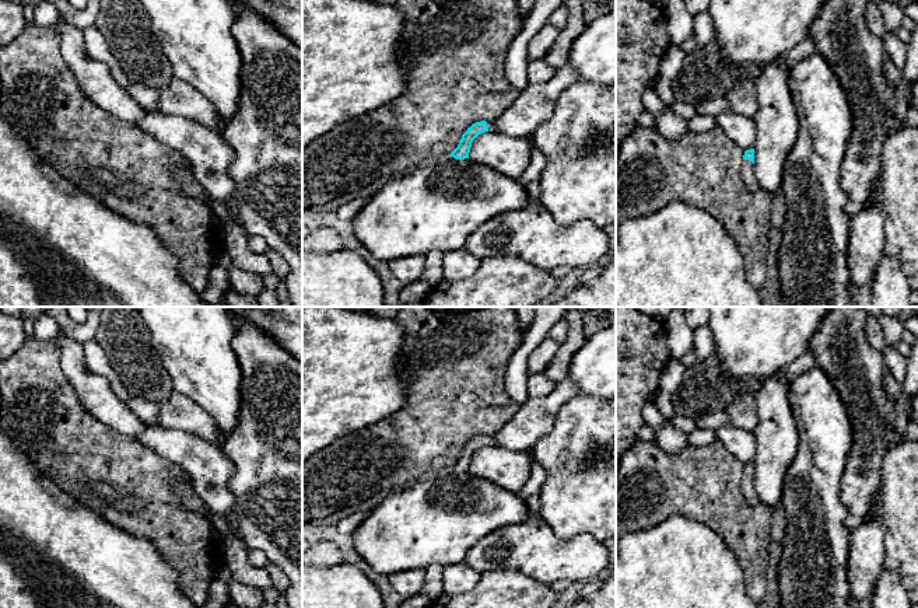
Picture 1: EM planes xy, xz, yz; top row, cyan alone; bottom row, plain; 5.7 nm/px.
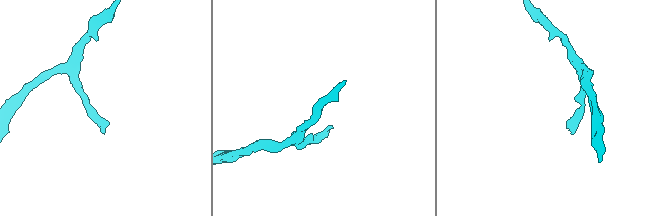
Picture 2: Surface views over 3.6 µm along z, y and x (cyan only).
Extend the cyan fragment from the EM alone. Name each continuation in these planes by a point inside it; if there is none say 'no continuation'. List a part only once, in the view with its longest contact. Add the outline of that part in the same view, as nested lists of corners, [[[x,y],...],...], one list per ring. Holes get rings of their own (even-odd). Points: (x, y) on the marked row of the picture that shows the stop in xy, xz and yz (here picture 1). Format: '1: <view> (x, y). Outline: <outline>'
1: yz (749, 177). Outline: [[[743,160],[742,163],[742,179],[750,192],[756,192],[760,189],[756,171],[754,171],[754,164],[749,160]]]

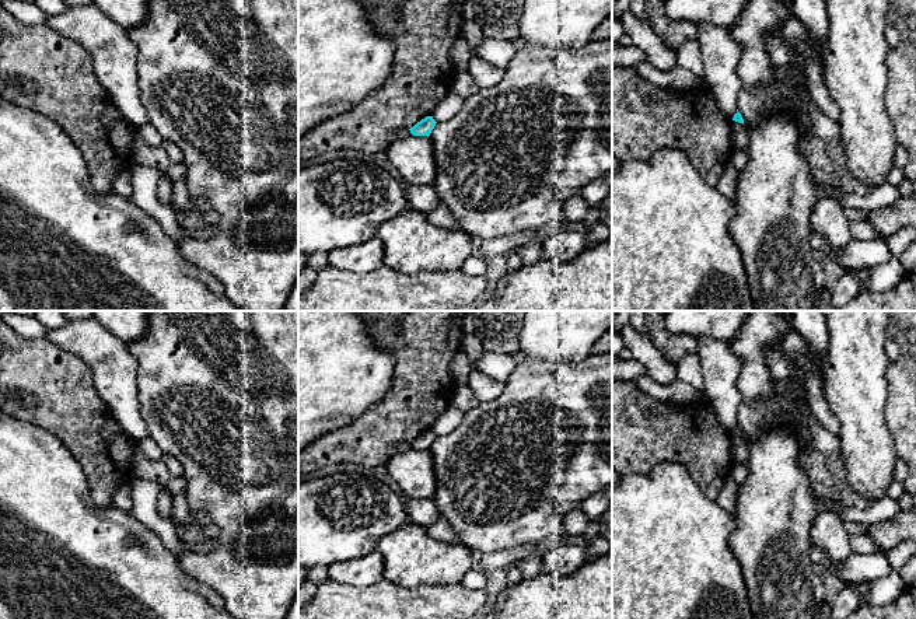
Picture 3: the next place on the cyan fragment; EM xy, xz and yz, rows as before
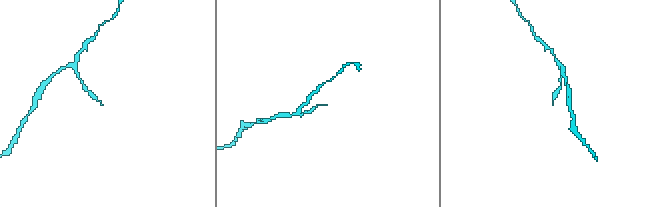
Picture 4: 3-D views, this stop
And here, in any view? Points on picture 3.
1: yz (740, 140). Outline: [[[731,120],[731,150],[733,153],[744,150],[748,151],[749,148],[749,139],[748,139],[748,129],[745,125]]]

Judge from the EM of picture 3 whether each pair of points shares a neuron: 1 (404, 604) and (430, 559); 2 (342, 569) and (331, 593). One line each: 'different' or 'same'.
1: different
2: different

